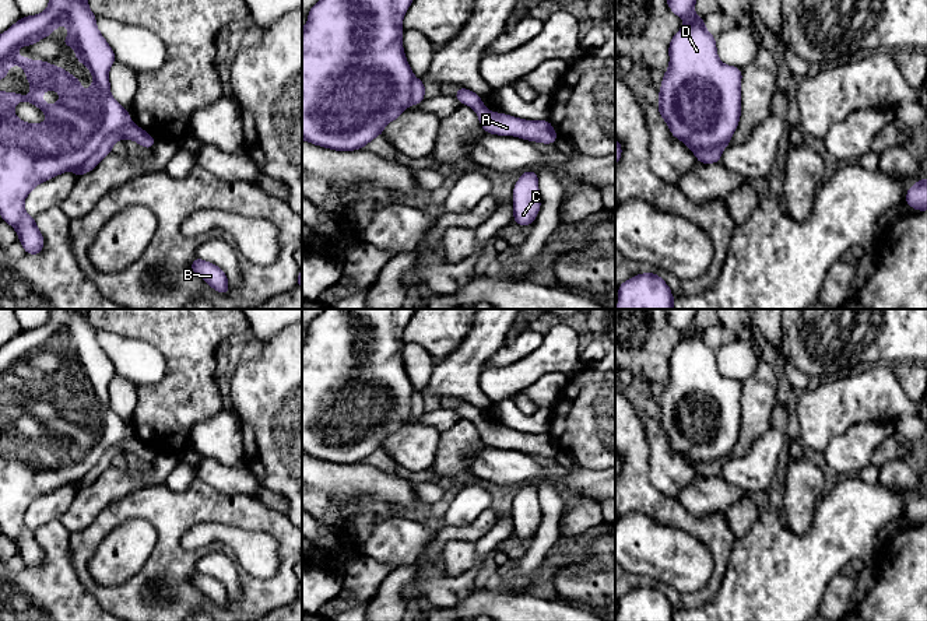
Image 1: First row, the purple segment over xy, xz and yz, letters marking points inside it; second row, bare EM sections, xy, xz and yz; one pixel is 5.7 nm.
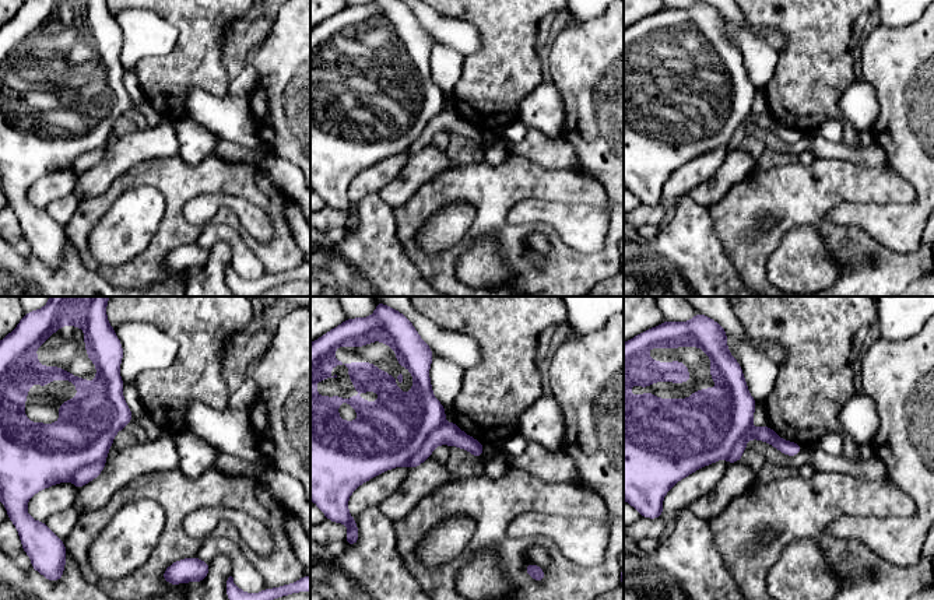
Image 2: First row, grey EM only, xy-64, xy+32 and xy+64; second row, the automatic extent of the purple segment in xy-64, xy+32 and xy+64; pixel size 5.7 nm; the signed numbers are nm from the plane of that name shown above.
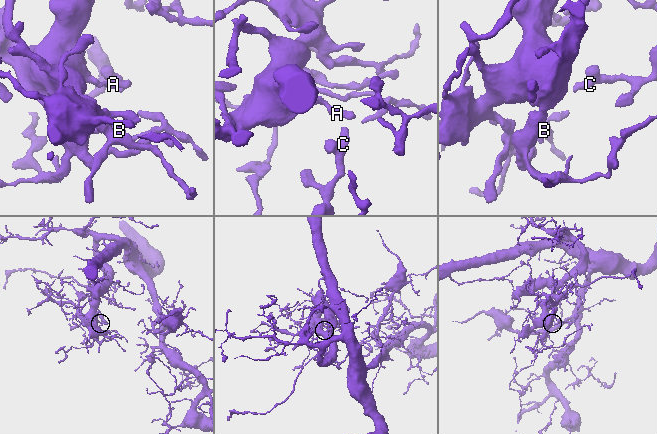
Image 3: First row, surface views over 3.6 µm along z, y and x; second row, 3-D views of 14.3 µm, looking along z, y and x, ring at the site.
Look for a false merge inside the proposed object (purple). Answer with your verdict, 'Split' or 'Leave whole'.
Split

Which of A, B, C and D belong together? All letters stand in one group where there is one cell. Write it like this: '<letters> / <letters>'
A / B C D

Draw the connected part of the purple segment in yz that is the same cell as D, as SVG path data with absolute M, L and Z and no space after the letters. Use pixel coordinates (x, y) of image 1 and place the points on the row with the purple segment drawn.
M666 0L671 13L685 21L668 45L668 70L663 73L656 104L670 133L695 155L705 147L724 150L741 117L742 69L724 64L717 56L716 38L705 28L705 17L694 13L696 0Z

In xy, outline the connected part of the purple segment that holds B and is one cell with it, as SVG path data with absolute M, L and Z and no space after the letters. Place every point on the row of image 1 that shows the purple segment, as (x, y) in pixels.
M199 256L190 263L190 270L203 278L218 294L225 295L229 291L229 281L225 271L211 262Z

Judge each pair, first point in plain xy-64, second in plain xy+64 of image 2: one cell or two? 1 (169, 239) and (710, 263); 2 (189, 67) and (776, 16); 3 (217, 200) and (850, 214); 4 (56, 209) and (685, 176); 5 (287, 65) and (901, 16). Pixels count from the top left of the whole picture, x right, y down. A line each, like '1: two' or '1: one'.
1: two
2: one
3: one
4: two
5: two

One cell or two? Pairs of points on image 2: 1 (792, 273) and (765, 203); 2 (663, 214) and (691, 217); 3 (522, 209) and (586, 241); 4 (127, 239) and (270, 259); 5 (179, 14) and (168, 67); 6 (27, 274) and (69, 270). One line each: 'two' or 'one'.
1: two
2: two
3: one
4: two
5: one
6: one

